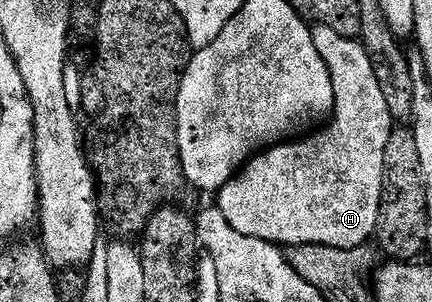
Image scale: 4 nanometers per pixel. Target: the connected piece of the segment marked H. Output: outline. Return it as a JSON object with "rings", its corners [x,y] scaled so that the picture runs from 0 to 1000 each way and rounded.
{"rings":[[[755,86],[725,89],[722,123],[727,152],[736,152],[736,179],[745,179],[745,205],[755,205],[764,232],[764,272],[773,272],[769,381],[764,407],[750,417],[762,424],[743,421],[741,450],[713,444],[683,470],[613,490],[586,517],[532,603],[509,619],[505,685],[523,735],[532,735],[532,748],[542,748],[551,775],[606,788],[641,815],[743,808],[840,821],[870,778],[889,599],[894,470],[903,470],[912,401],[903,351],[894,351],[894,321],[875,288],[866,219],[856,219],[856,192],[831,129],[792,126],[792,113],[780,113]]]}

